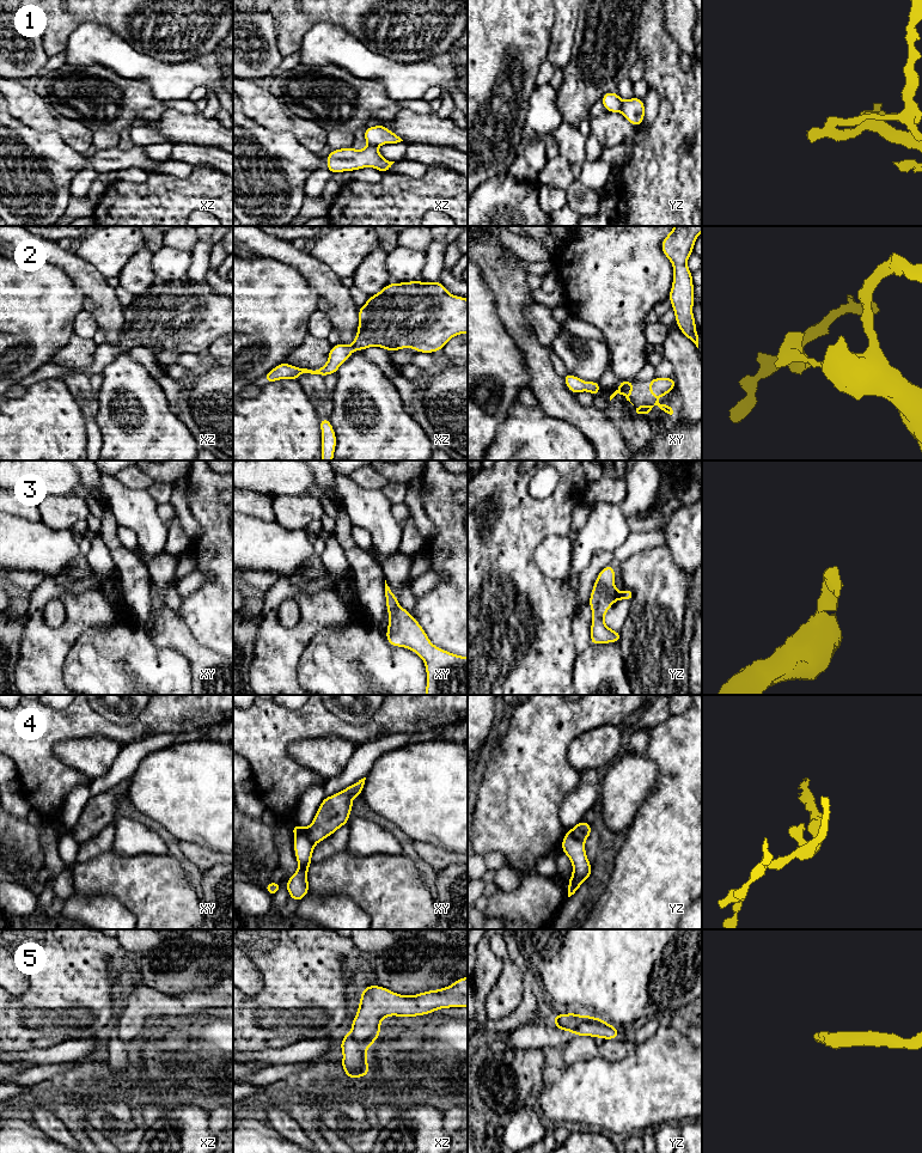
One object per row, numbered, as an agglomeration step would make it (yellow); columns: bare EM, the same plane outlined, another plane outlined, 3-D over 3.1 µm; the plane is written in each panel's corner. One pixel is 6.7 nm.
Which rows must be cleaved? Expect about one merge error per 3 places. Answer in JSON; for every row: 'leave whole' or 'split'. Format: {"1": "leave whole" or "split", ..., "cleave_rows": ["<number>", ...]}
{"1": "split", "2": "leave whole", "3": "leave whole", "4": "split", "5": "split", "cleave_rows": ["1", "4", "5"]}

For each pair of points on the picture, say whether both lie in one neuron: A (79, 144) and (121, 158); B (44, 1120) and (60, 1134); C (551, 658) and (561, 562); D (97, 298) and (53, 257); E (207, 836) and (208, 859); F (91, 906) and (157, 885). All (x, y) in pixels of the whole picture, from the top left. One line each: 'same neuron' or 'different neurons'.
A: different neurons
B: same neuron
C: different neurons
D: same neuron
E: different neurons
F: different neurons

